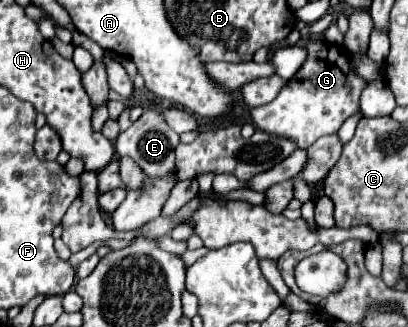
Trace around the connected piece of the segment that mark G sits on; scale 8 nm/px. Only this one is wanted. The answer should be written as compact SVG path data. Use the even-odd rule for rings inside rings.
M323 36L309 38L303 48L307 50L307 58L299 72L281 88L273 102L249 112L261 132L291 138L299 148L309 148L317 138L337 134L349 116L361 112L359 98L369 82L357 74L347 48L329 44Z

